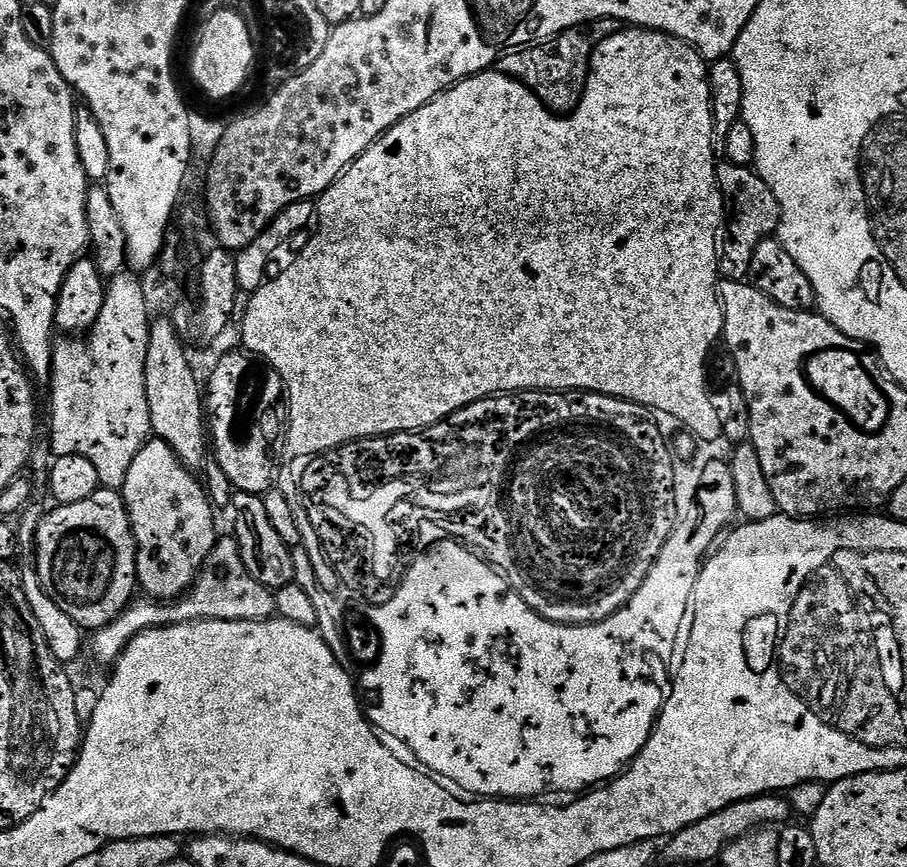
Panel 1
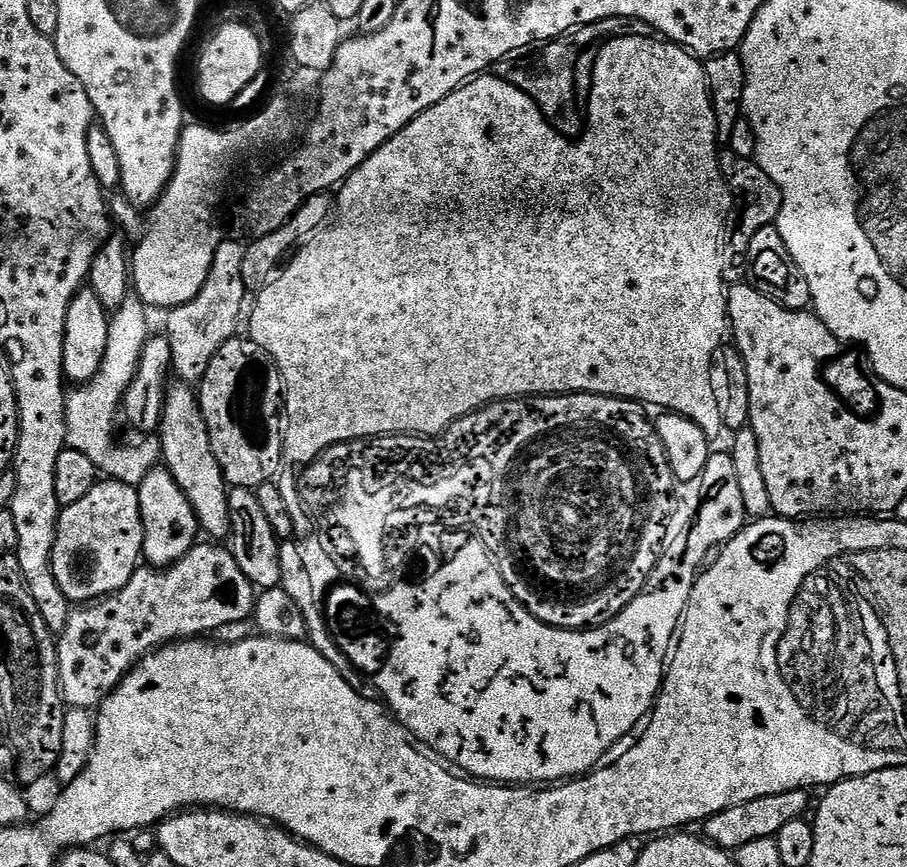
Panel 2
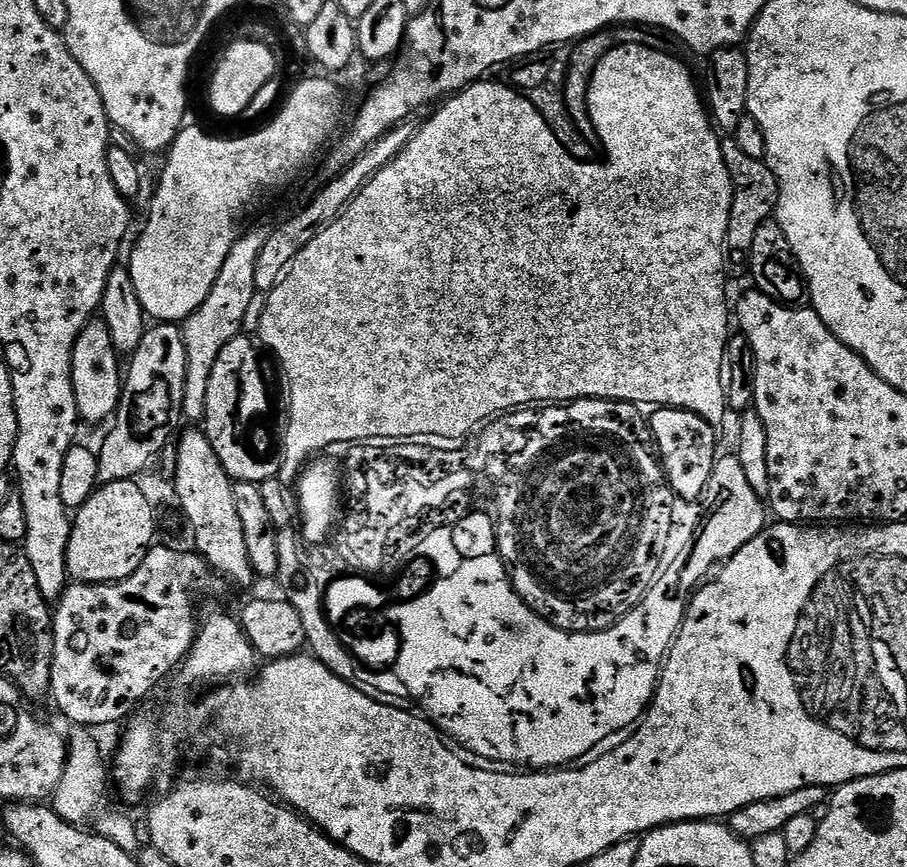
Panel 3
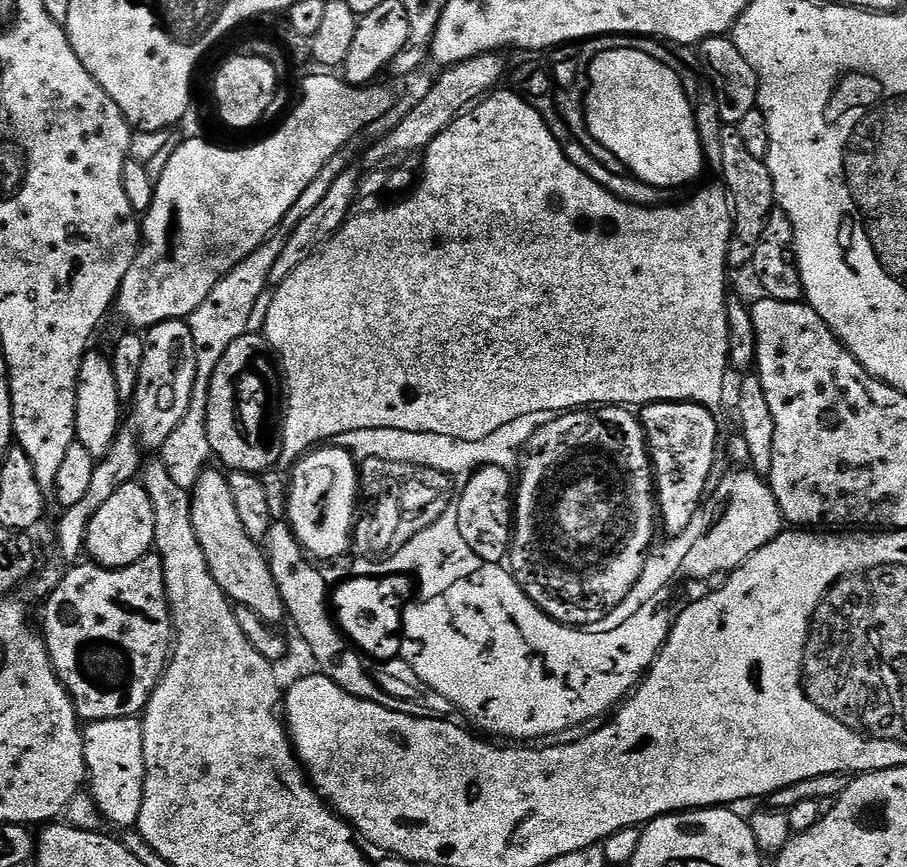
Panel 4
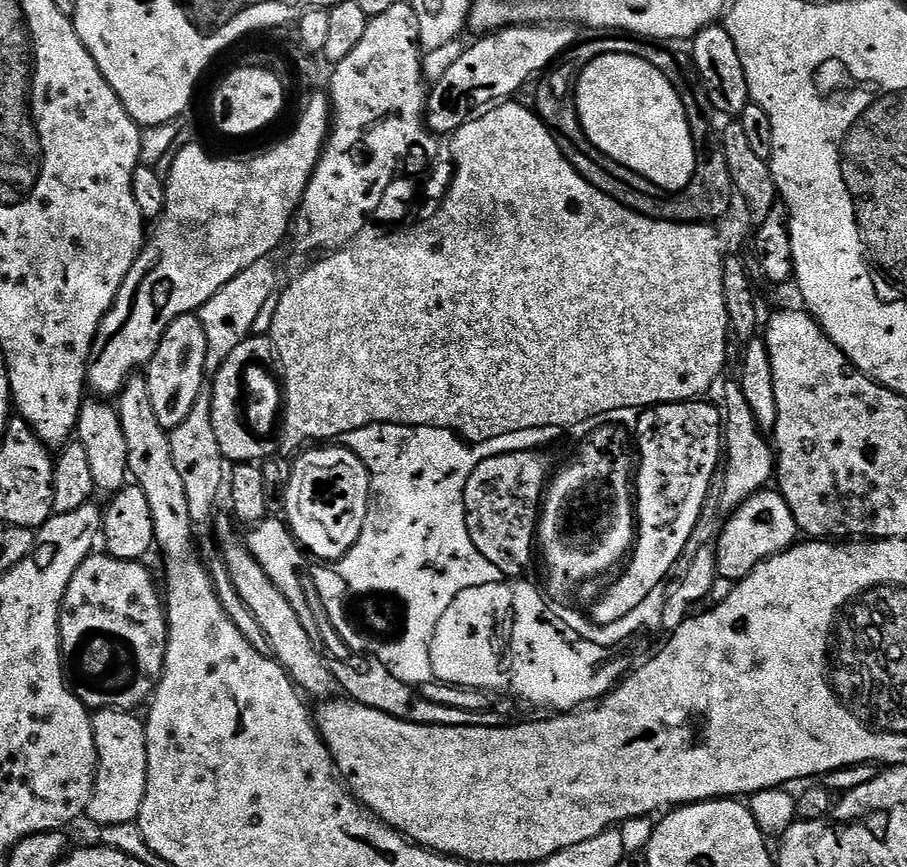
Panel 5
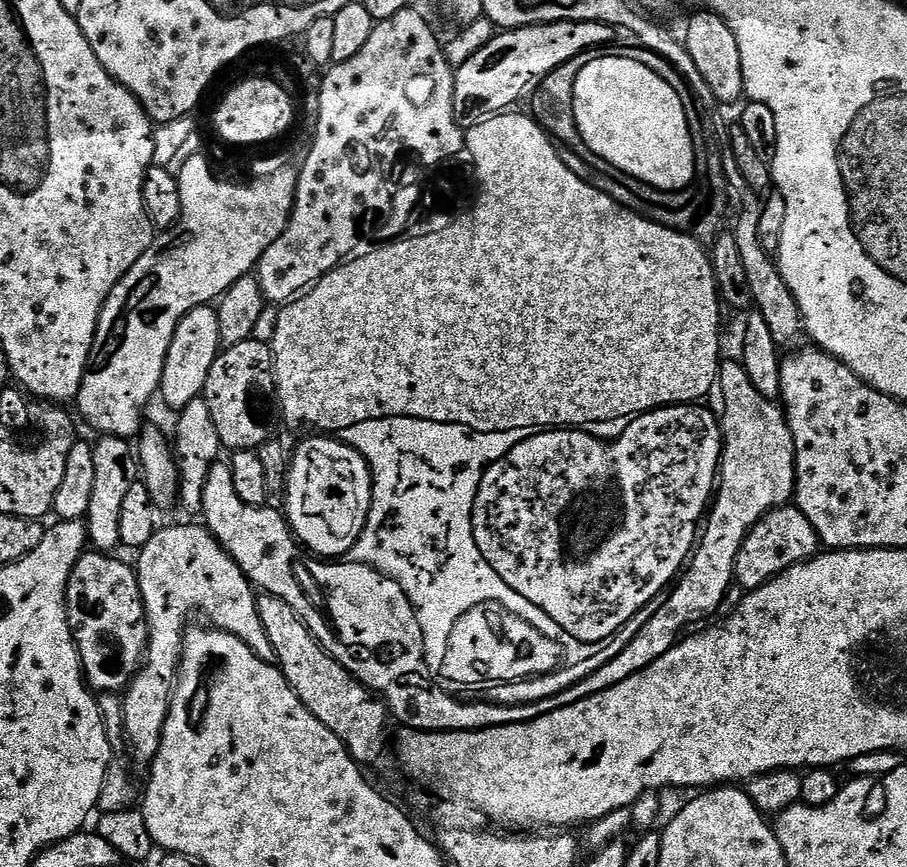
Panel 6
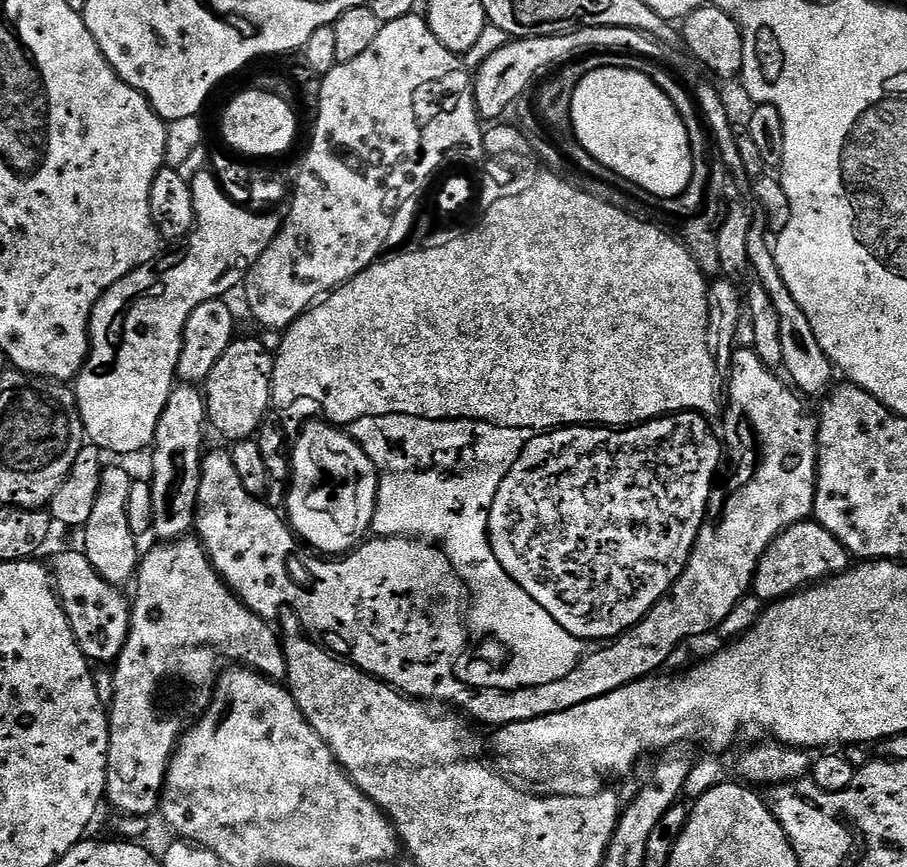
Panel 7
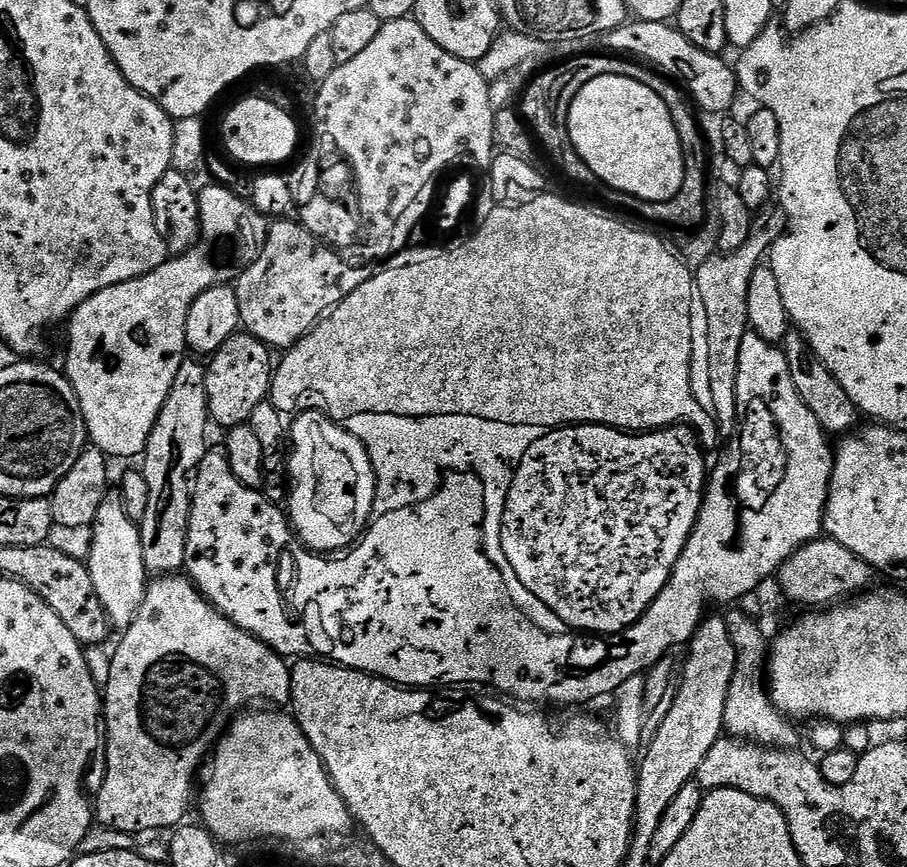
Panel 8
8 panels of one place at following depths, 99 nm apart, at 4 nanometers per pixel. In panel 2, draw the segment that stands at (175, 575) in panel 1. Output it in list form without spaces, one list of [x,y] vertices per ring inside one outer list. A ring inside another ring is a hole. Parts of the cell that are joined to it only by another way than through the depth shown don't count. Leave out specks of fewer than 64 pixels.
[[[157,466],[148,472],[144,481],[139,484],[138,491],[144,527],[143,559],[151,567],[169,568],[172,564],[177,564],[198,543],[201,535],[200,523],[192,509],[192,503],[163,466]]]

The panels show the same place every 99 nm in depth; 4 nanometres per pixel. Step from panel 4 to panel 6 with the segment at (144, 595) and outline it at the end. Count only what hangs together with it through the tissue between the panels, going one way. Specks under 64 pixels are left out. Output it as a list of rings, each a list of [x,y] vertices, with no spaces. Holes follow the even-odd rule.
[[[99,550],[85,551],[72,568],[68,593],[64,595],[68,604],[68,625],[80,655],[84,679],[96,694],[123,693],[139,672],[148,651],[146,610],[135,567],[114,557]]]

